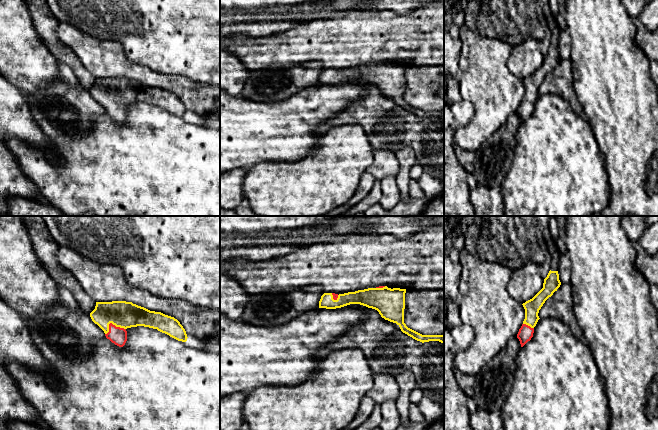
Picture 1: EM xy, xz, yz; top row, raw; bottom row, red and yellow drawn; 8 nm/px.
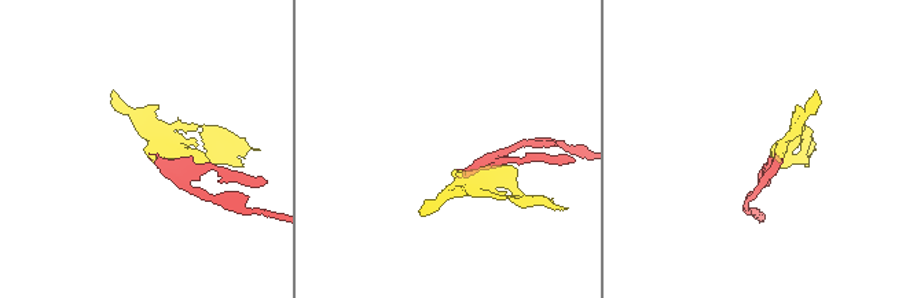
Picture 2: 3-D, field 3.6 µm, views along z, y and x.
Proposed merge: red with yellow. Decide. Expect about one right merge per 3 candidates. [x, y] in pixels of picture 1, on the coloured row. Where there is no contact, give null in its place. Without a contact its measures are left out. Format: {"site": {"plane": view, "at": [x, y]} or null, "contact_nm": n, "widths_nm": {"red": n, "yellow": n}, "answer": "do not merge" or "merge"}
{"site": {"plane": "xy", "at": [112, 324]}, "contact_nm": 180, "widths_nm": {"red": 140, "yellow": 220}, "answer": "merge"}

